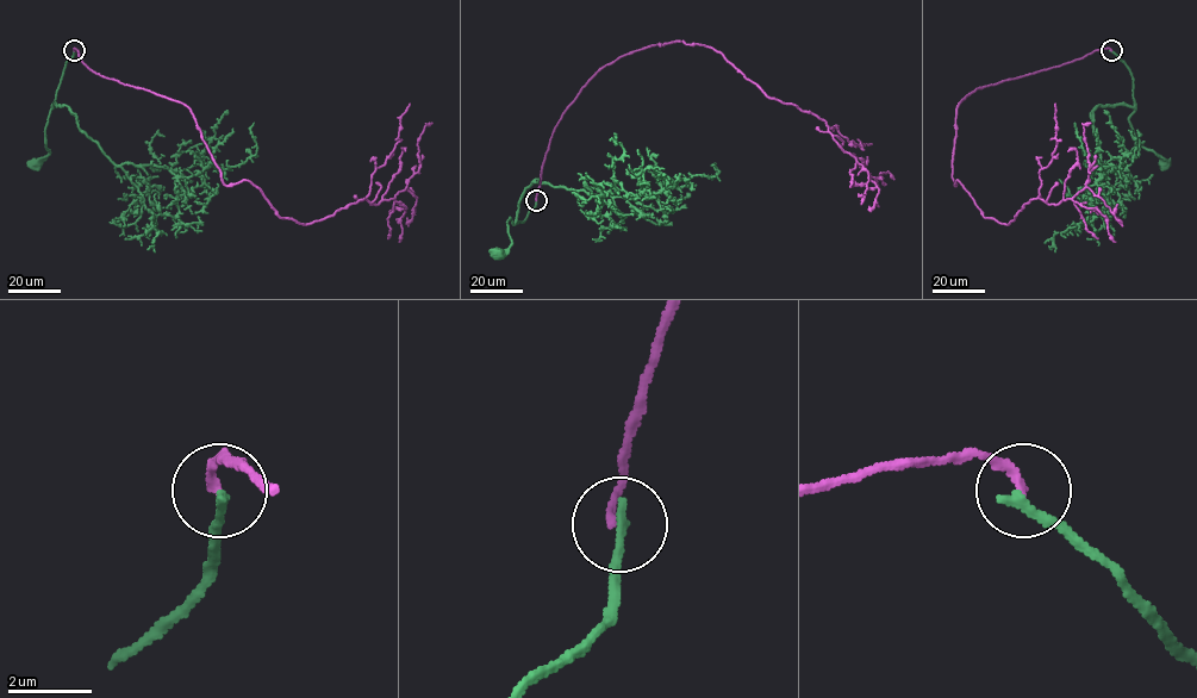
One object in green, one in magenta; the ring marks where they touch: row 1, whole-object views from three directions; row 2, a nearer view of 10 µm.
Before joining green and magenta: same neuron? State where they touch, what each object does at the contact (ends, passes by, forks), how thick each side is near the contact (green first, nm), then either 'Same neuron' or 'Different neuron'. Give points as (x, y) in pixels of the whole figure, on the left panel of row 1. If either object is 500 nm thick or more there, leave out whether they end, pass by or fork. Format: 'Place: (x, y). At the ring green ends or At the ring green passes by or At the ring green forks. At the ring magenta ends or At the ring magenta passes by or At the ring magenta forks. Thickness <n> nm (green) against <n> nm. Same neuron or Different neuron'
Place: (74, 50). At the ring green ends. At the ring magenta ends. Thickness 240 nm (green) against 200 nm. Different neuron

